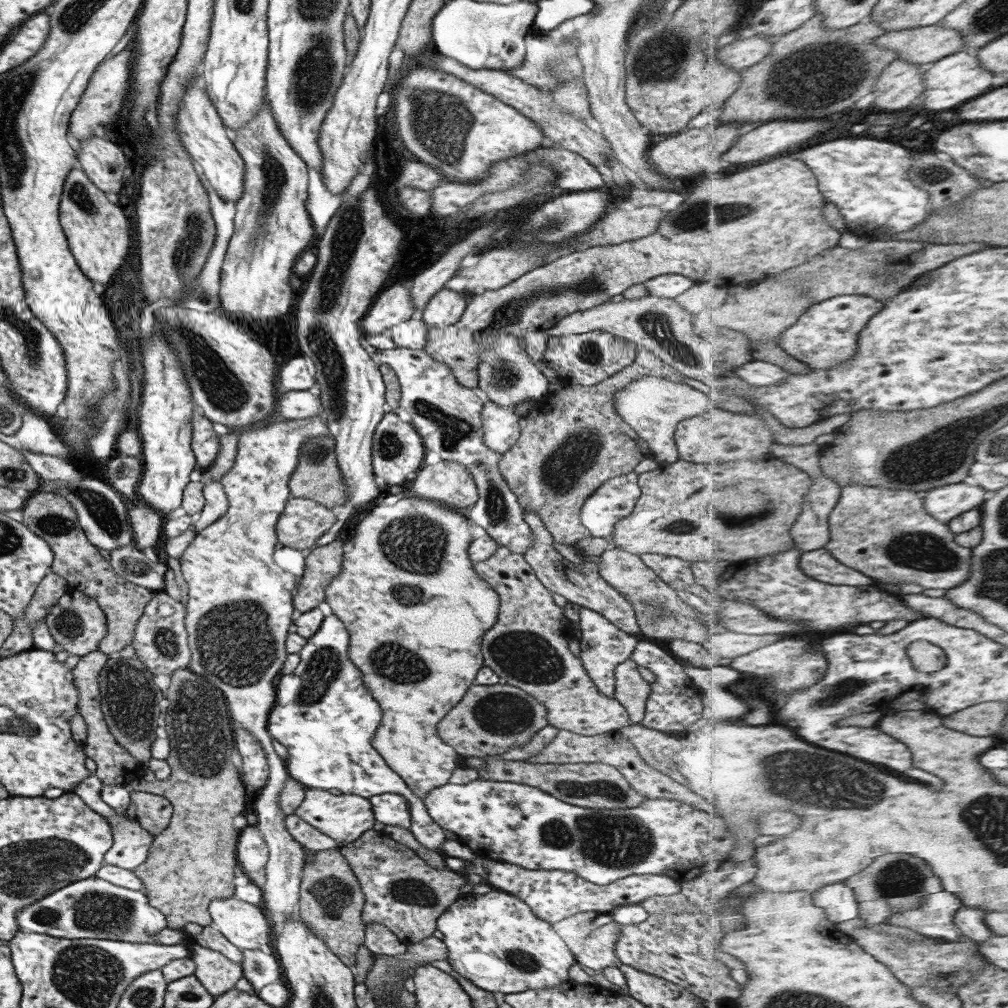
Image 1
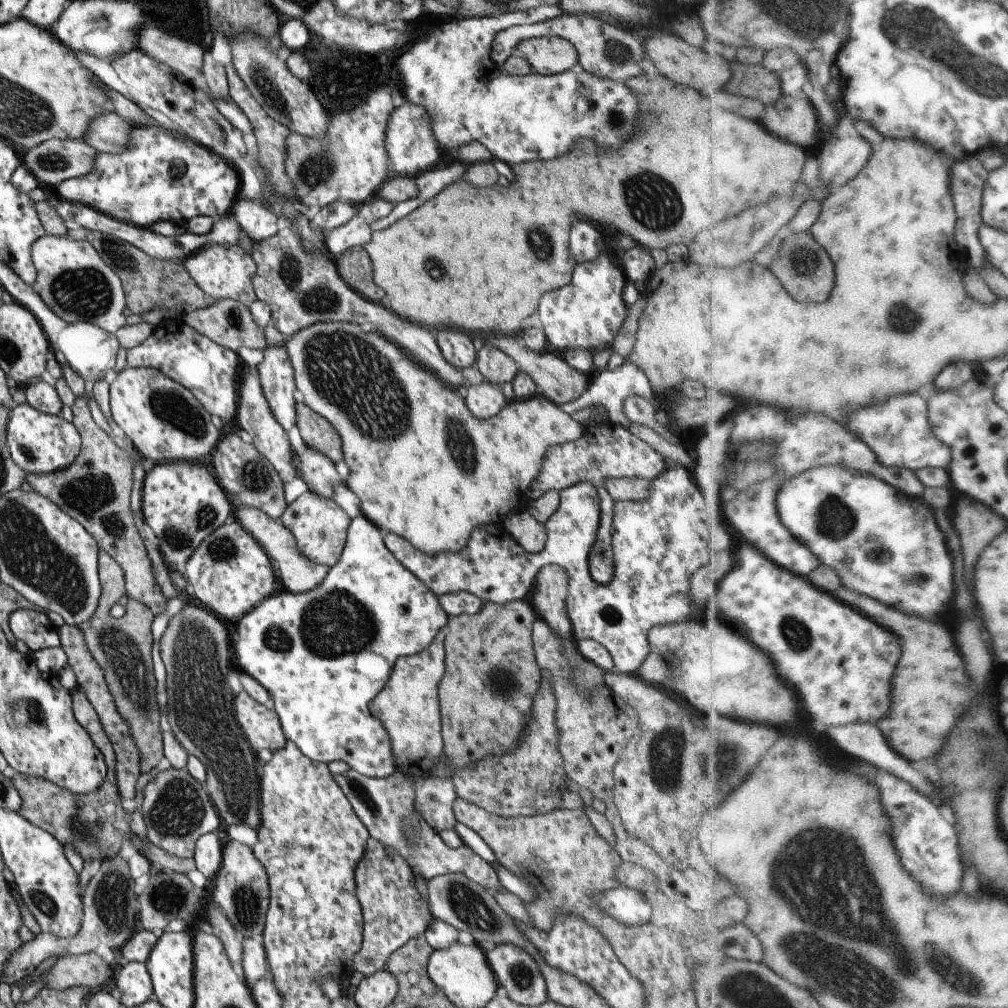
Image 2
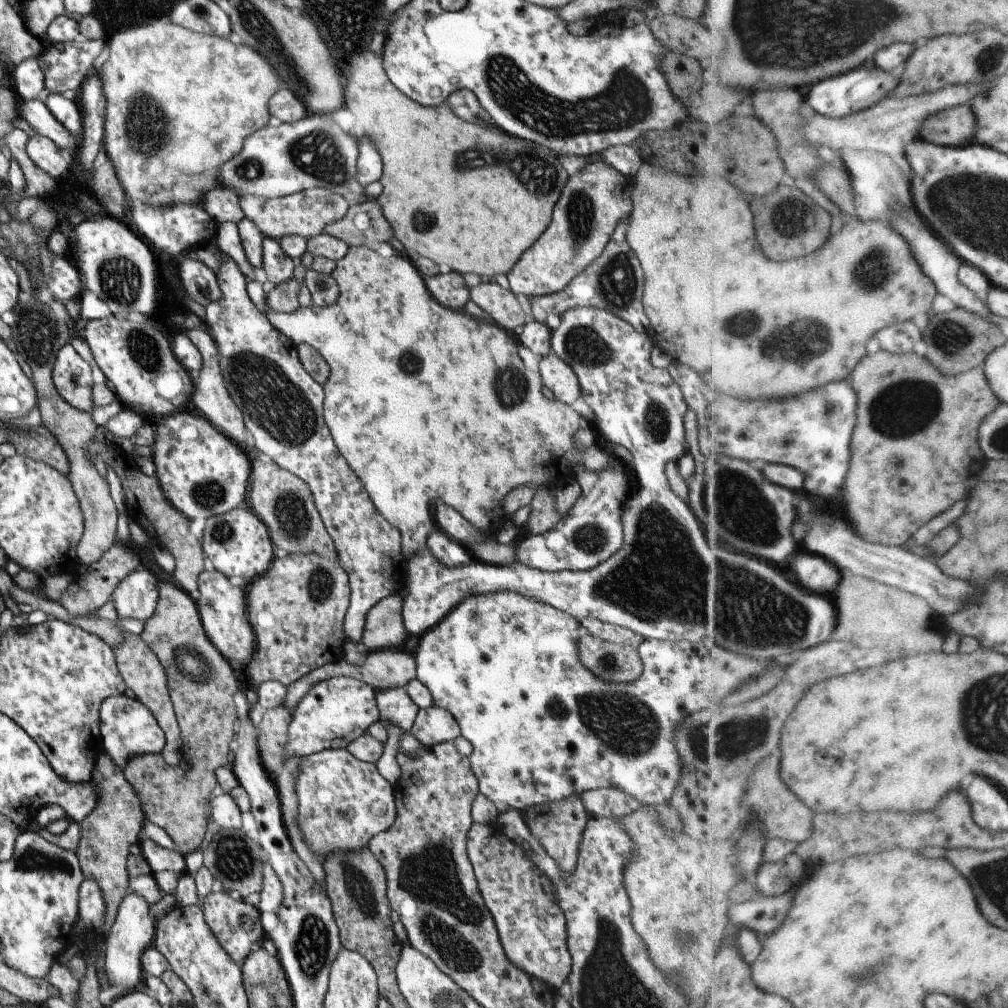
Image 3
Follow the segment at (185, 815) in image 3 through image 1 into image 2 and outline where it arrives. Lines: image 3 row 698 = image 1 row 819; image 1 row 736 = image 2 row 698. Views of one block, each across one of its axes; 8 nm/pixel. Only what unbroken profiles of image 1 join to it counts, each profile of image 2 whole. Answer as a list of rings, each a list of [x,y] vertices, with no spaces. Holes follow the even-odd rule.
[[[102,549],[99,550],[99,579],[100,602],[88,628],[82,632],[87,647],[104,671],[118,712],[128,721],[139,750],[141,772],[150,772],[165,757],[161,733],[165,721],[185,751],[204,763],[207,792],[223,827],[248,823],[257,829],[261,821],[260,763],[237,721],[234,695],[226,680],[228,670],[232,671],[232,638],[228,638],[228,622],[191,600],[184,605],[183,612],[169,620],[159,643],[167,672],[167,716],[164,720],[156,702],[157,680],[151,653],[150,628],[155,614],[145,604],[128,597],[124,616],[114,618],[111,615],[111,608],[127,594],[125,574],[118,561]]]

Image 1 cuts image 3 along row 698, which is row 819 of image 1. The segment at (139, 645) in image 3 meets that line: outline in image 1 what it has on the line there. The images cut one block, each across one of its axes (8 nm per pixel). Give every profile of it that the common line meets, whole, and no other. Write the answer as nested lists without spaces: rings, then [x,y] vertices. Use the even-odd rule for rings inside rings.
[[[131,791],[131,798],[136,805],[135,818],[144,830],[156,835],[168,828],[173,806],[167,798],[144,791]]]

